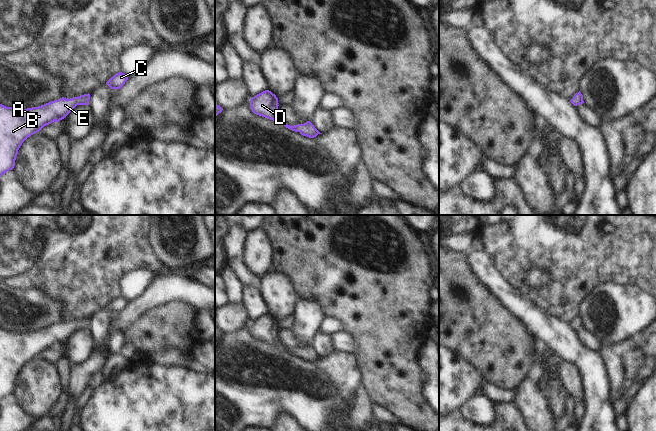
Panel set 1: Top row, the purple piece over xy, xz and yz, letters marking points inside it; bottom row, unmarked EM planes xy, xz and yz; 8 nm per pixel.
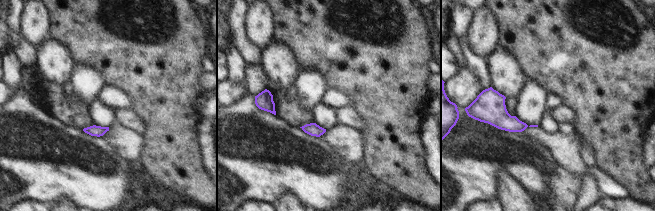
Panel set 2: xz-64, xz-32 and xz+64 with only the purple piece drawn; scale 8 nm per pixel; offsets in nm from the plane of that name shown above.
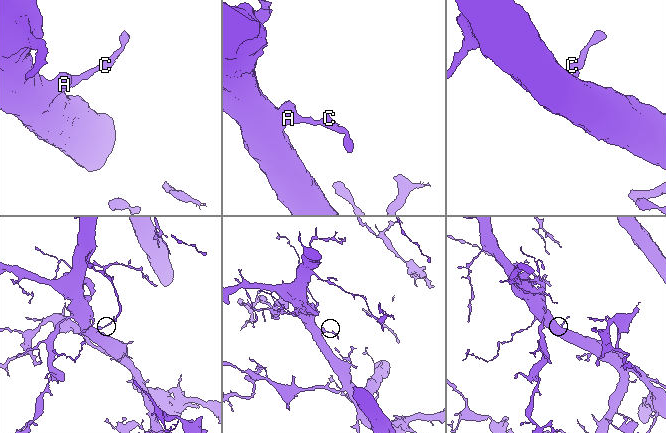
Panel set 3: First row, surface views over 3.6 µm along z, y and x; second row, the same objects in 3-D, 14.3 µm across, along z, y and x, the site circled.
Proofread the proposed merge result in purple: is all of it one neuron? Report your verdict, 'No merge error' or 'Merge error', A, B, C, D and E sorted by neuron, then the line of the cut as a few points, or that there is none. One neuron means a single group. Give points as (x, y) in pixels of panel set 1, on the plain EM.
No merge error. Groups: A B C D E. No split.

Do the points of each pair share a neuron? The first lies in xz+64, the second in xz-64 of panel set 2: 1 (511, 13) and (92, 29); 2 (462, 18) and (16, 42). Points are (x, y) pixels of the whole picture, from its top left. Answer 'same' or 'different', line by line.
1: same
2: same

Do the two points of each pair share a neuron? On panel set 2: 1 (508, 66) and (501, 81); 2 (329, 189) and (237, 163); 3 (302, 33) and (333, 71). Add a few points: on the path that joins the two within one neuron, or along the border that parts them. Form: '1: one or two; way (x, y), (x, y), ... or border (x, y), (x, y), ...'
1: one; way (506, 70), (505, 77)
2: one; way (306, 174), (272, 174), (263, 165), (260, 165)
3: one; way (303, 44), (303, 47), (322, 64)

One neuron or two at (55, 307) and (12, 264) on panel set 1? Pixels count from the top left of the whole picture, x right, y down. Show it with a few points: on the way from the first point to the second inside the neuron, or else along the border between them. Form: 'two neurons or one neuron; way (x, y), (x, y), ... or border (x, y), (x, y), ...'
two neurons; border (13, 289), (40, 289), (49, 297), (58, 300)

